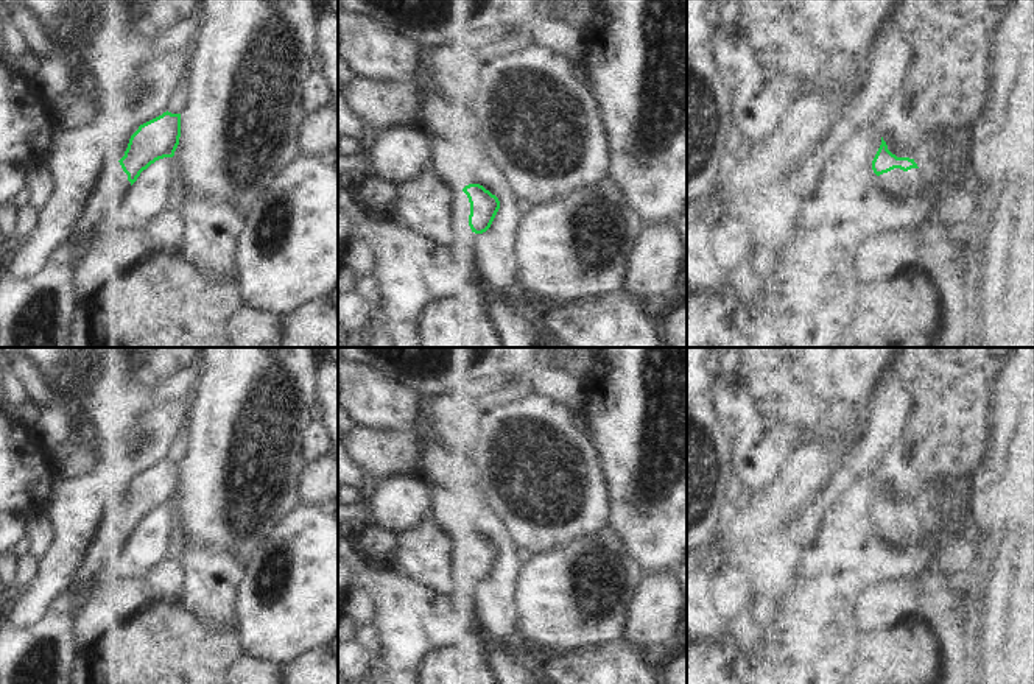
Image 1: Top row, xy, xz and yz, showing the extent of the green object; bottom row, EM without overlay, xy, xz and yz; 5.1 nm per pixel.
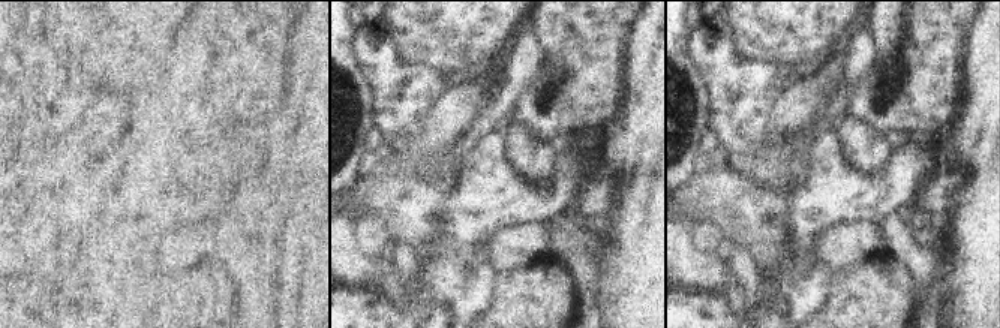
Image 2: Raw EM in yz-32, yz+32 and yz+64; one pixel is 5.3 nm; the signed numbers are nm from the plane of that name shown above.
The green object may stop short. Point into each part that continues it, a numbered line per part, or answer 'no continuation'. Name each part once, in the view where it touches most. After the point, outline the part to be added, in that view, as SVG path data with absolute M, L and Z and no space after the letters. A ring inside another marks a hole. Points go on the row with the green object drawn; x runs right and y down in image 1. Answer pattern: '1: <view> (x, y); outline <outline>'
1: yz (949, 217); outline M894 168L878 176L883 192L917 217L922 238L956 245L975 224L978 185L947 189L941 196L934 182L919 168Z

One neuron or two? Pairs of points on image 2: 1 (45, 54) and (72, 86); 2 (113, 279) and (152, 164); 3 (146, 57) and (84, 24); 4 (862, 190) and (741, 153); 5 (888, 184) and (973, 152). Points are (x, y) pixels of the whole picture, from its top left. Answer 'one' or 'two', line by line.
1: one
2: one
3: one
4: two
5: two

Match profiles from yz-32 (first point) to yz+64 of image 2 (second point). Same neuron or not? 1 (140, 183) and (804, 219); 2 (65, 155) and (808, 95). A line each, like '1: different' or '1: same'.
1: same
2: same

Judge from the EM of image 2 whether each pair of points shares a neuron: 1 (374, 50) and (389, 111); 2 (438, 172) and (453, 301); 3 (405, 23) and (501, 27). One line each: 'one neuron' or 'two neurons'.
1: one neuron
2: two neurons
3: one neuron

